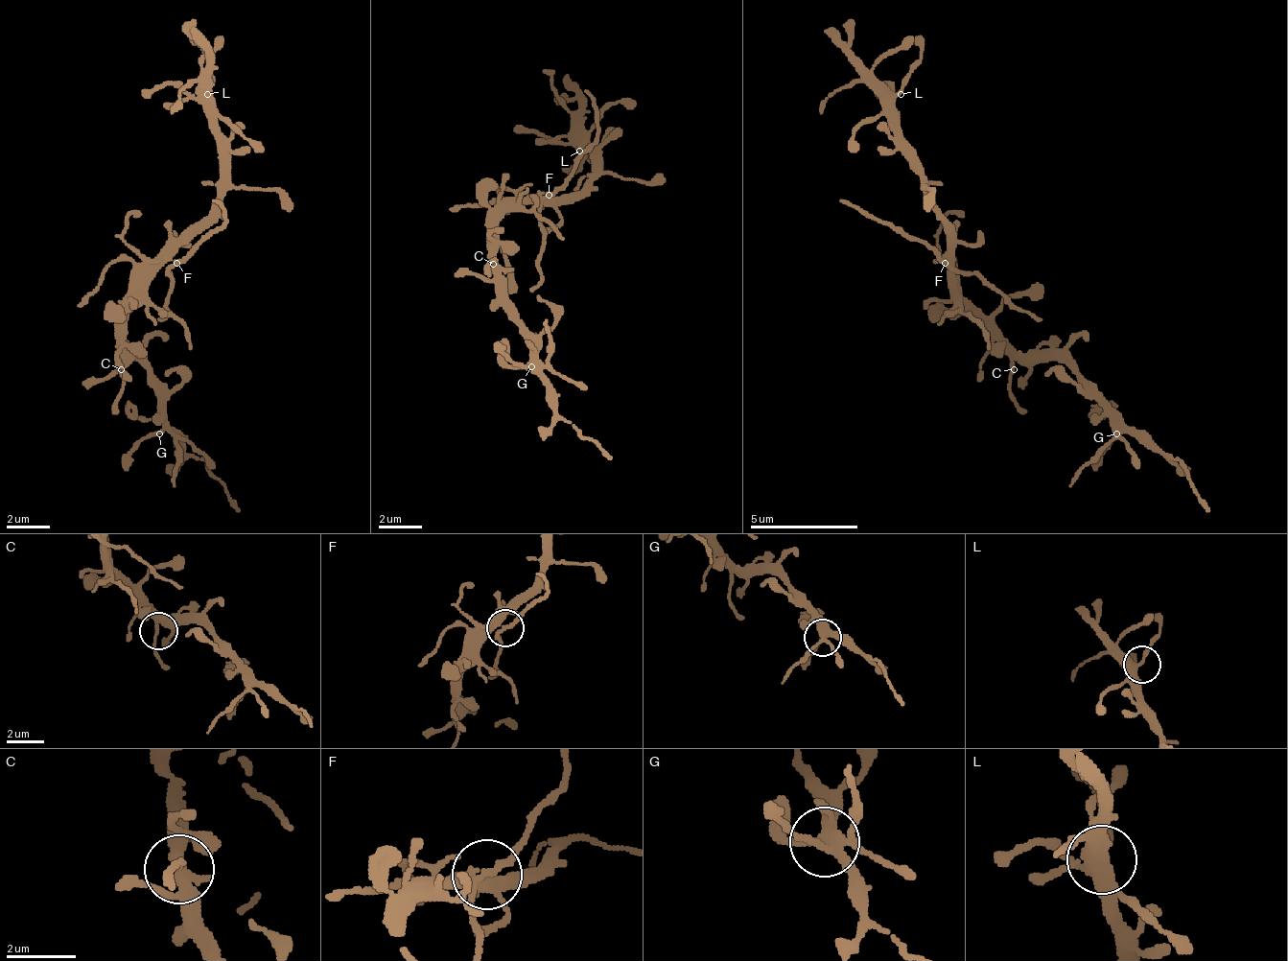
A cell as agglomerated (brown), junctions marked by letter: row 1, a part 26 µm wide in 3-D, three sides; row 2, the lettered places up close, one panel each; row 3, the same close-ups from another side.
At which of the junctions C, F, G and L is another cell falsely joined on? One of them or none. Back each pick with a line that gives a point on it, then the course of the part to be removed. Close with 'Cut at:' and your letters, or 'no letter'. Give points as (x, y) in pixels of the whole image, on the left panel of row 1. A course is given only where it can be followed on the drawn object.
F: place (176, 263); course (175, 261), (223, 223), (223, 207), (213, 201)
Cut at: F

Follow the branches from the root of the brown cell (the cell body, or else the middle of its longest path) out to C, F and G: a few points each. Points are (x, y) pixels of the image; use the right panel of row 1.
C: (965, 299), (965, 304), (981, 320), (981, 326), (1003, 347), (1003, 353), (1014, 369)
F: (965, 299), (954, 288), (954, 272), (944, 261)
G: (965, 299), (1019, 353), (1051, 353), (1106, 412), (1111, 429), (1116, 433)

